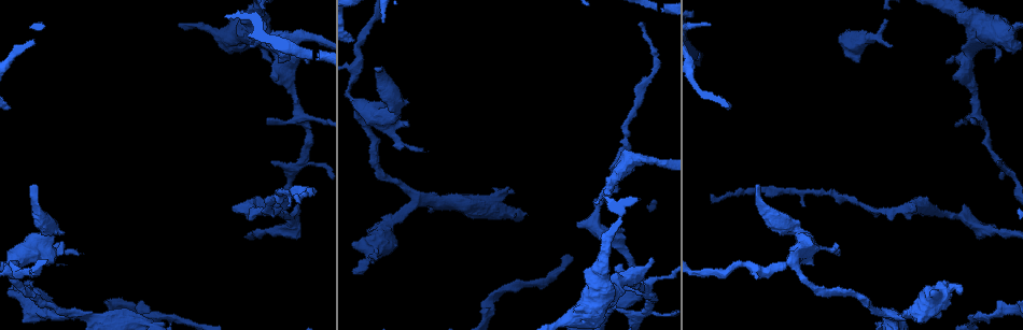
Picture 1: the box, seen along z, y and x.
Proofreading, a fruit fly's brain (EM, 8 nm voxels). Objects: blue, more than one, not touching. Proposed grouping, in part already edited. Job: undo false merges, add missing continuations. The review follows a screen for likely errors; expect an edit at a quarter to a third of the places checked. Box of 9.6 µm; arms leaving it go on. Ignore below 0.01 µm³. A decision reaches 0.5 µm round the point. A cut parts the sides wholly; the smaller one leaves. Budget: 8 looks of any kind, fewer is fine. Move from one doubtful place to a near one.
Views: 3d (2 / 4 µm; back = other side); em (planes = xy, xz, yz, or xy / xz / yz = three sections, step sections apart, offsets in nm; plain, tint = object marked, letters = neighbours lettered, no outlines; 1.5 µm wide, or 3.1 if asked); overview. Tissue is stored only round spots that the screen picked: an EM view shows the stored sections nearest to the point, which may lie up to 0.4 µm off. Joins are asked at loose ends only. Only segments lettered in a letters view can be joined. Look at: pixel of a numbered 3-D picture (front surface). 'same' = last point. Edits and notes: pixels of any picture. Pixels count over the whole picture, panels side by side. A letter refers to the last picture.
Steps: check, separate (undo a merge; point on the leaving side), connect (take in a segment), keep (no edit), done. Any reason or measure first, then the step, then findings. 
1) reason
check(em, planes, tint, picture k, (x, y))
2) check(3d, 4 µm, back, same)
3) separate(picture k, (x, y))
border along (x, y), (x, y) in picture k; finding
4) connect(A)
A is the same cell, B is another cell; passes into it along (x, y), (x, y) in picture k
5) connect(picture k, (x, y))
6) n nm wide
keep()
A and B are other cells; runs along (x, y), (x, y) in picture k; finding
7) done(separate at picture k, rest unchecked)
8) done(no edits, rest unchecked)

an open end
check(em, planes, letters, picture 1, (30, 187))

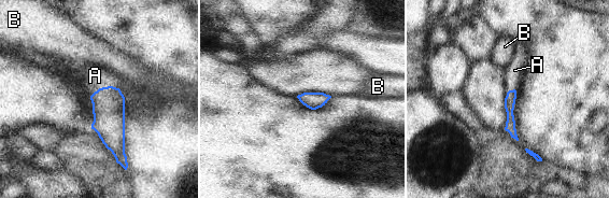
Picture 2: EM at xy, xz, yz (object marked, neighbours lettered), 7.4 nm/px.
A touches over 110 nm
connect(A)
A is the same cell, B is another cell; it goes on there

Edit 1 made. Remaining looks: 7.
check(overview)

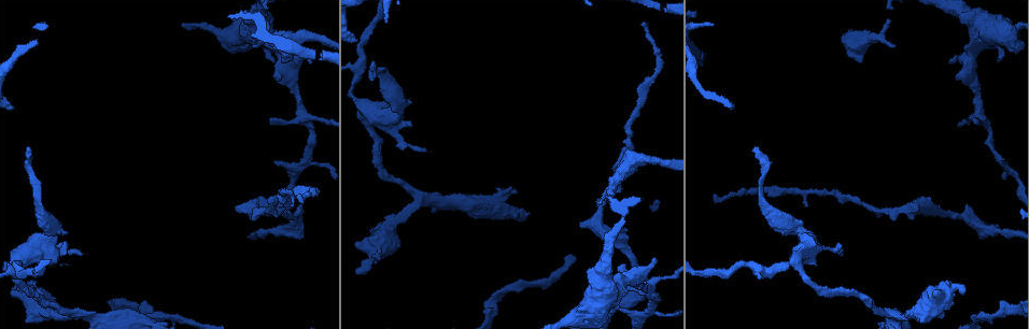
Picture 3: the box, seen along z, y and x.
branch stops here
check(em, planes, letters, picture 3, (79, 255))

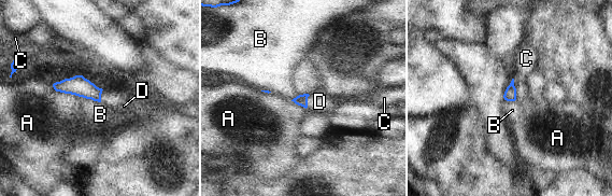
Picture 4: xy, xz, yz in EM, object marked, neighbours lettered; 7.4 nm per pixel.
80 nm wide
connect(D)
D is the same cell, A, B and C are other cells; passes into it along (301, 100), (307, 101), (319, 101) in picture 4; the cell continues

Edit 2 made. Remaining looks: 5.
redraw
check(overview)

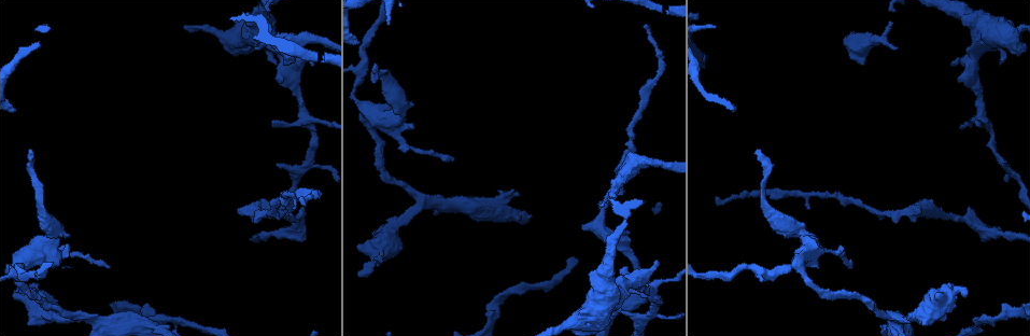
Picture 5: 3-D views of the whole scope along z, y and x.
thin end
check(em, xz, step 8, tint, picture 5, (272, 123))

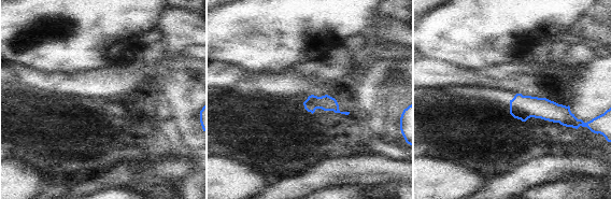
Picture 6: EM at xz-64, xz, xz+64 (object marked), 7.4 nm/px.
check(em, planes, letters, same)

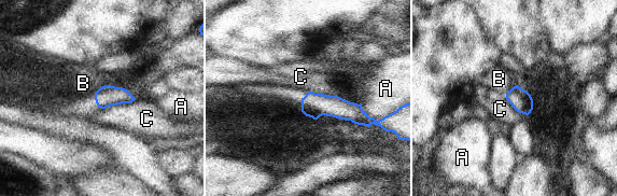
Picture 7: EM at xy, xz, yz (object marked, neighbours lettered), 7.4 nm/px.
keep()
A, B and C are other cells; runs along (304, 100), (352, 111), (368, 122) in picture 7; none of them fits

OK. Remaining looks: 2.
done(connect at picture 2, connect at picture 4, rest unchecked)

